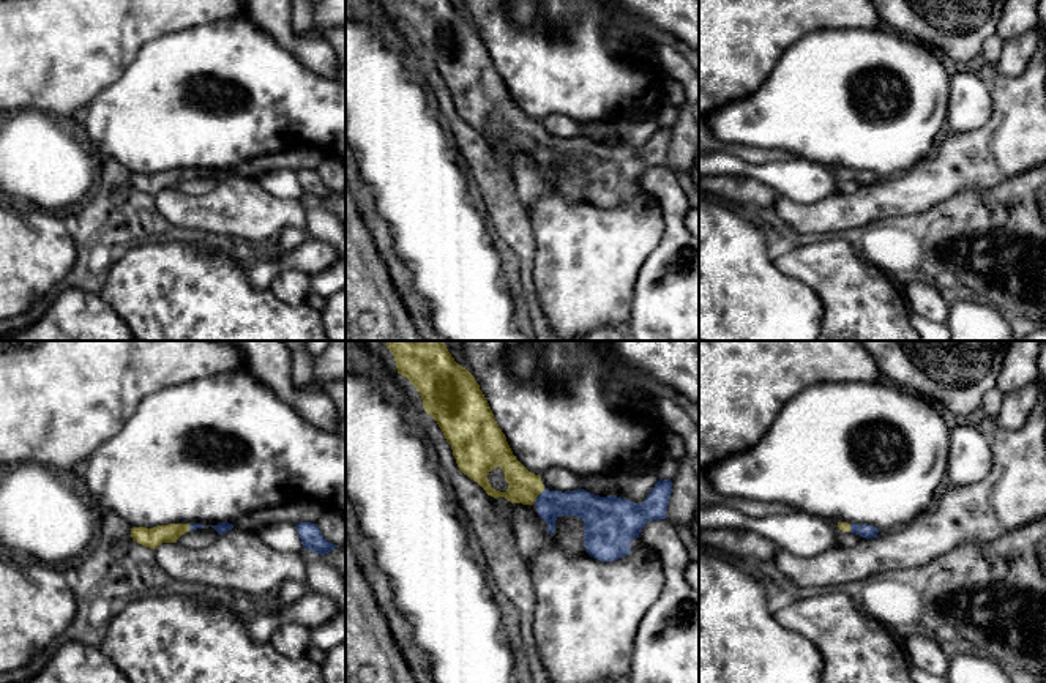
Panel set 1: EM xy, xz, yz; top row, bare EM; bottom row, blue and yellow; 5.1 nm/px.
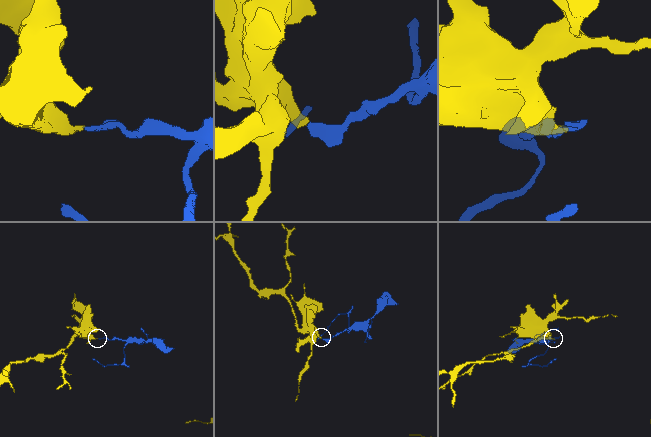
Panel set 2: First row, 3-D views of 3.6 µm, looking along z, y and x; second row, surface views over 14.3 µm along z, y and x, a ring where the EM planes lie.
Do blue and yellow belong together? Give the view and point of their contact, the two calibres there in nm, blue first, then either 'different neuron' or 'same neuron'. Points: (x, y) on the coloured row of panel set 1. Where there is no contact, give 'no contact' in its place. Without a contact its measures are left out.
xz (538, 496) | 140/160 nm | same neuron

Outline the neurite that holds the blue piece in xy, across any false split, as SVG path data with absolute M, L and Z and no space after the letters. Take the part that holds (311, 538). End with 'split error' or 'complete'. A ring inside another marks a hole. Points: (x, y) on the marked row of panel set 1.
M300 522L297 524L298 535L301 538L303 549L309 549L316 554L325 555L331 552L336 544L328 543L320 533L317 524Z; complete

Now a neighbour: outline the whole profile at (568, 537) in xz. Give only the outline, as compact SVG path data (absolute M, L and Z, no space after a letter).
M560 516L555 521L555 532L547 533L547 524L540 517L540 527L544 533L544 541L558 547L565 555L574 558L588 555L584 546L584 521L576 516Z

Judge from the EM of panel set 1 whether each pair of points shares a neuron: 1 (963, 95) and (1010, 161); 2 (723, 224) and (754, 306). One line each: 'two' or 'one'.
1: two
2: one

